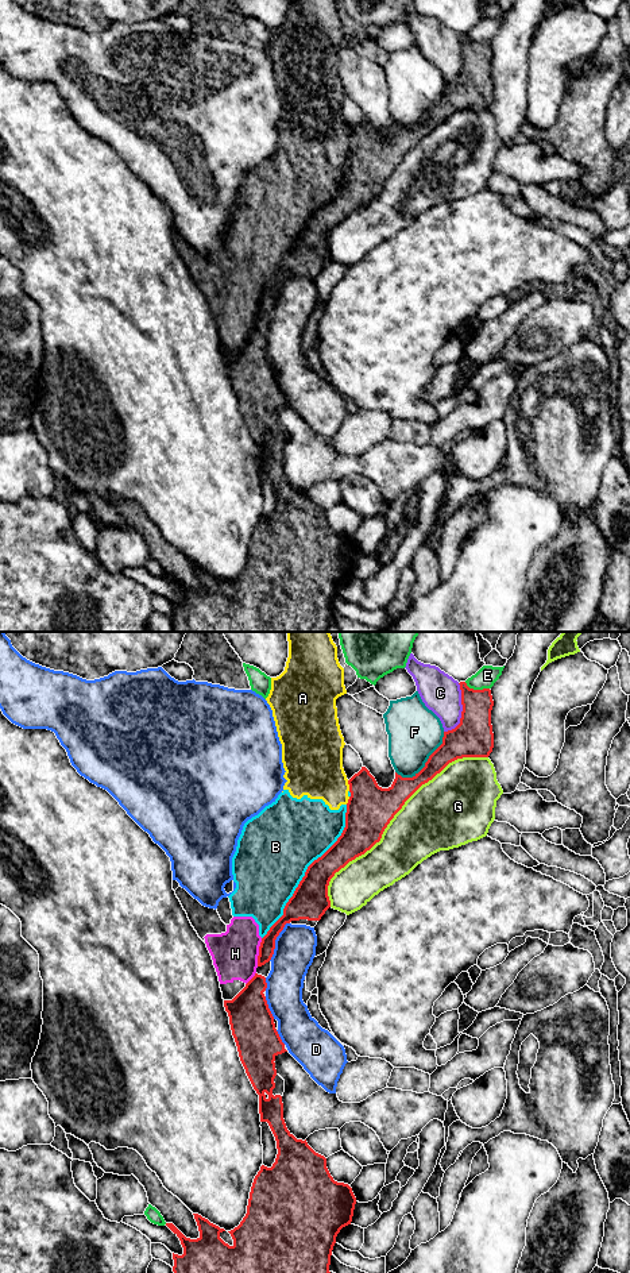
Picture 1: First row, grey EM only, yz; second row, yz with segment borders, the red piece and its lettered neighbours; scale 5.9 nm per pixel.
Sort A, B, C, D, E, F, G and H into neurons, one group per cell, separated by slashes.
A B H / C / D / E / F / G

